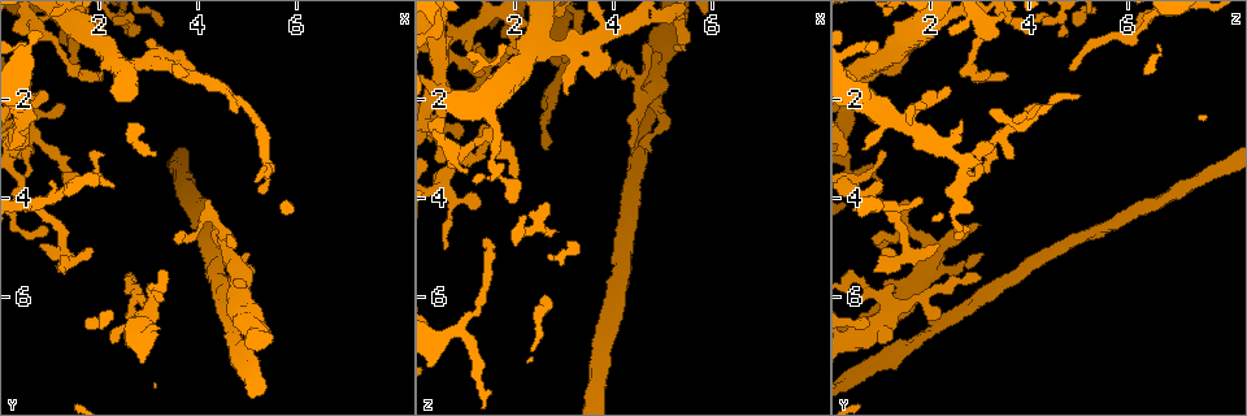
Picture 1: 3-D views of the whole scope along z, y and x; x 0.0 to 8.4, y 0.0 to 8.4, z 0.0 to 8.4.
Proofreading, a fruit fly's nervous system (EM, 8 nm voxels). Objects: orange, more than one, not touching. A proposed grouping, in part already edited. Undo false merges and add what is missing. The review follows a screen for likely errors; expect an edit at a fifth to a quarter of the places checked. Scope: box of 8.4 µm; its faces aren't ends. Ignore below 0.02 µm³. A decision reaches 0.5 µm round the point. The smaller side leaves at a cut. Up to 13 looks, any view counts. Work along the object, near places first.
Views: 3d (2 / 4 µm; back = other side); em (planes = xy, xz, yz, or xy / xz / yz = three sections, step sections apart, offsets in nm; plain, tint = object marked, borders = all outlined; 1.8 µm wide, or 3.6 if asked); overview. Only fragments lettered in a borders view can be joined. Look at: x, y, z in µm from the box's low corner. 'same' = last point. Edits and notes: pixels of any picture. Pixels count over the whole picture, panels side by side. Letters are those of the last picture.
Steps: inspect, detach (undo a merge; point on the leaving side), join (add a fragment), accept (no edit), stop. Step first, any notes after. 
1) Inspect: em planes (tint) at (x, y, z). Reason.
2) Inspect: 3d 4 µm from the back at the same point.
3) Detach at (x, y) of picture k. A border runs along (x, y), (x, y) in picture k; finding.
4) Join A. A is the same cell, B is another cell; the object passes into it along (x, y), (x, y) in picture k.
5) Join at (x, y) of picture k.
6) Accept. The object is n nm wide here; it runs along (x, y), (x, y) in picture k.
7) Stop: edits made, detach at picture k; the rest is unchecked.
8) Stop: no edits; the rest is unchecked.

Inspect: em planes (tint) at (4.60, 4.95, 1.00). Free end.

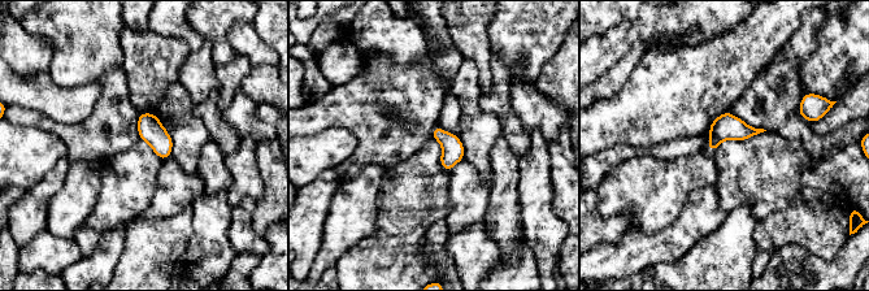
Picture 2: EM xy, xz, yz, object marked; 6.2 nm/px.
Inspect: em planes (borders) at the same point.

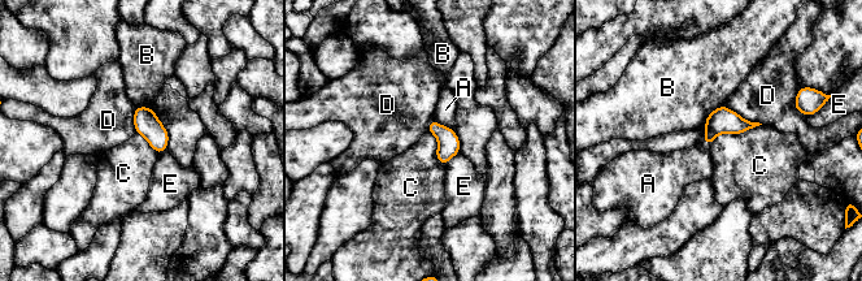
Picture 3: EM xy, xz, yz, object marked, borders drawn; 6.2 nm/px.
Accept. A, B, C, D and E are other cells; no lettered fragment goes on from it.

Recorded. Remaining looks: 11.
Inspect: em planes (tint) at (4.85, 5.20, 3.00). Tapers out.

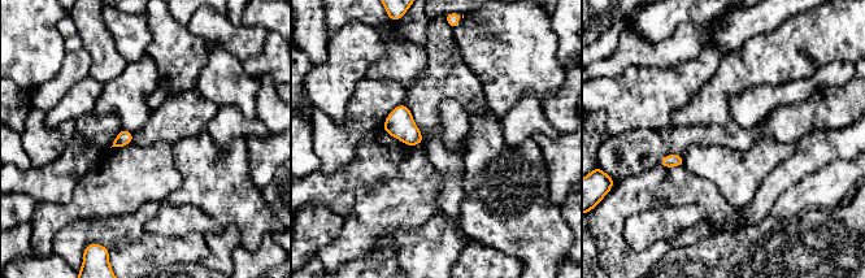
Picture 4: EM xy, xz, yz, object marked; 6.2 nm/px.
Inspect: em planes (borders) at the same point.

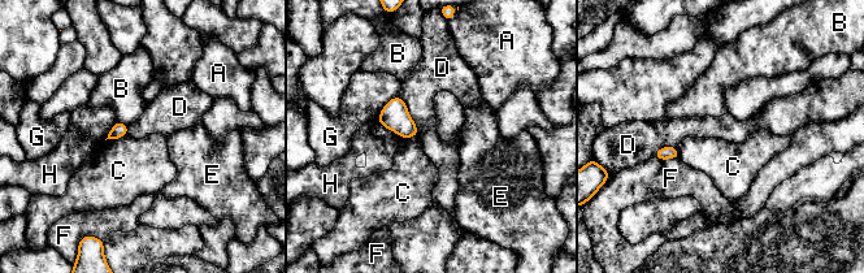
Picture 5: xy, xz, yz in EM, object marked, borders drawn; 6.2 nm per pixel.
Accept. The object is 90 nm wide here; A, B, C, D, E, F, G and H are other cells; a border runs along (399, 95), (419, 131) in picture 5; none of them fits.

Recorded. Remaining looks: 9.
Inspect: em yz step 4 (borders) at (1.40, 1.35, 4.85). Free end.

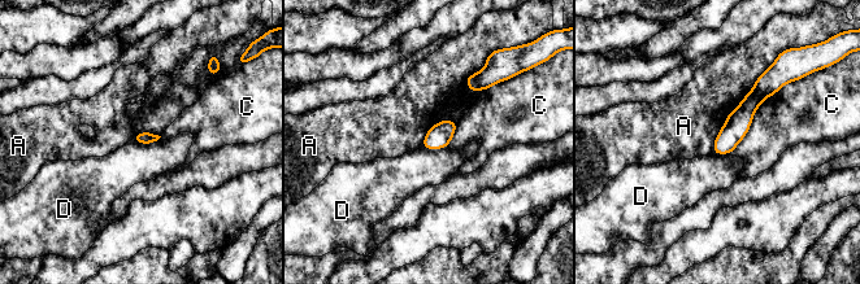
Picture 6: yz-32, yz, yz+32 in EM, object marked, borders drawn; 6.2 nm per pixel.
Accept. A, C and D are other cells; a border runs along (160, 136), (151, 143), (133, 139) in picture 6; no lettered fragment goes on from it.

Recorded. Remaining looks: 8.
Inspect: em yz step 8 (plain) at (0.60, 4.05, 0.90).

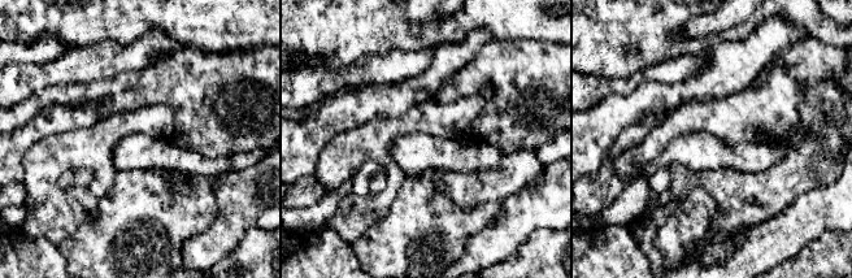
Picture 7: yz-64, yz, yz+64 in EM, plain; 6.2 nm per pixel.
Inspect: em yz step 8 (borders) at the same point.

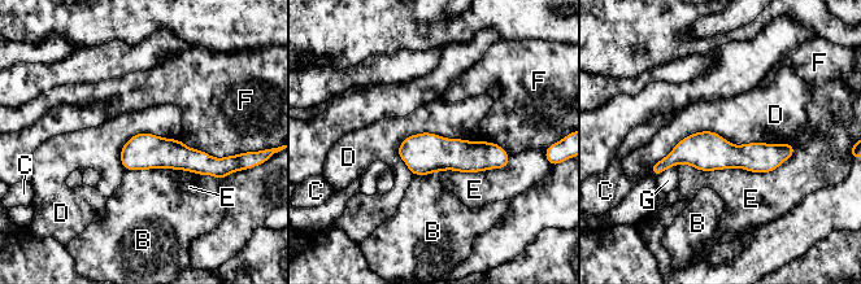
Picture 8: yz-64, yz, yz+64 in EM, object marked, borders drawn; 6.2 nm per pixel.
Accept. The longest contact is with D, 900 nm; B, C, D, E, F and G are other cells; a border runs along (791, 143), (696, 131), (651, 165) in picture 8; one neuron here.

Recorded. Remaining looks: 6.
Inspect: 3d 4 µm at (2.10, 3.15, 1.10).

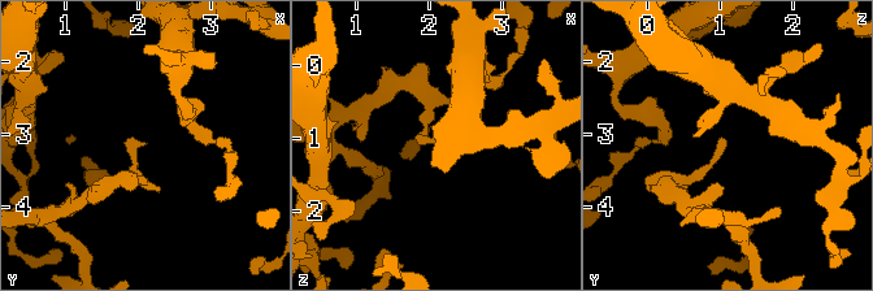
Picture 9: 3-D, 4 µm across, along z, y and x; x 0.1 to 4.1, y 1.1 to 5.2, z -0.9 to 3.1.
Inspect: em planes (borders) at (2.10, 3.15, 1.05). Shape alone is not enough.

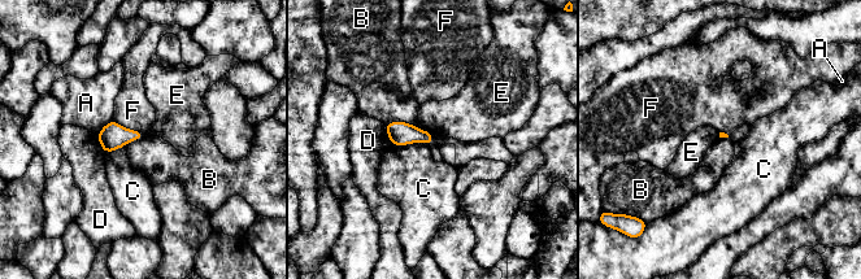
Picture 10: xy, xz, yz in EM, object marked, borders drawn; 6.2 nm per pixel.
Accept. The longest contact is with B, 320 nm; A, B, C, D, E and F are other cells; no lettered fragment goes on from it.

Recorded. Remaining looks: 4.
Stop: no edits; the rest is unchecked.

